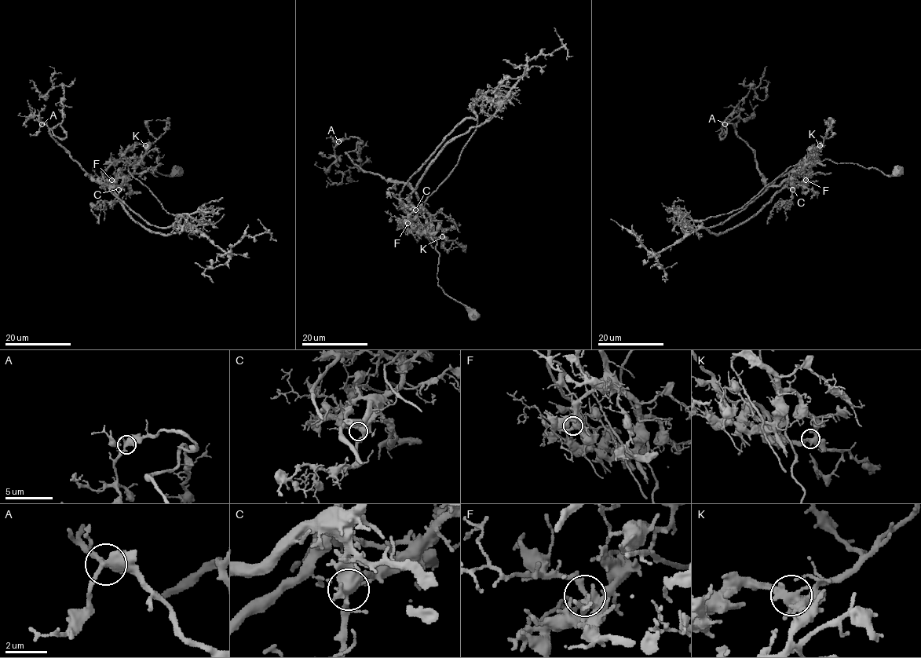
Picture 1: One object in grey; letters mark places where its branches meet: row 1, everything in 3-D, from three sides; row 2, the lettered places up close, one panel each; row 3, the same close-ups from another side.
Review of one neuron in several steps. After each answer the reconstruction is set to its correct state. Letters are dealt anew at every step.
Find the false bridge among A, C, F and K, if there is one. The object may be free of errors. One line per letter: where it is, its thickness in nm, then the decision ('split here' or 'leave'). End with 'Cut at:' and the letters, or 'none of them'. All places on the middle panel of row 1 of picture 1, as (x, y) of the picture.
A: place (338, 141); calibre 400 nm; leave
C: place (415, 210); calibre 440 nm; leave
F: place (407, 223); calibre 380 nm; leave
K: place (442, 236); calibre 420 nm; split here
Cut at: K

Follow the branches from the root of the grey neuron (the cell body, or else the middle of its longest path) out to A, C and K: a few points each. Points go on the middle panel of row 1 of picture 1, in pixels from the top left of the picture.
A: (473, 313), (437, 283), (436, 242), (416, 194), (356, 166), (346, 153), (359, 138), (338, 141)
C: (473, 313), (450, 297), (437, 283), (439, 252), (436, 242), (430, 234), (430, 216), (424, 210), (415, 210)
K: (473, 313), (450, 297), (437, 283), (439, 252), (432, 228), (435, 231), (440, 228), (441, 236)

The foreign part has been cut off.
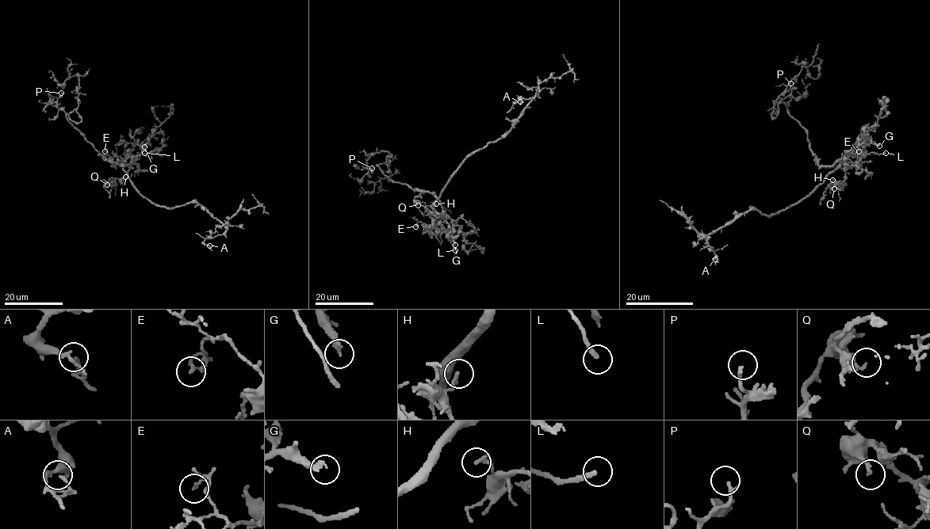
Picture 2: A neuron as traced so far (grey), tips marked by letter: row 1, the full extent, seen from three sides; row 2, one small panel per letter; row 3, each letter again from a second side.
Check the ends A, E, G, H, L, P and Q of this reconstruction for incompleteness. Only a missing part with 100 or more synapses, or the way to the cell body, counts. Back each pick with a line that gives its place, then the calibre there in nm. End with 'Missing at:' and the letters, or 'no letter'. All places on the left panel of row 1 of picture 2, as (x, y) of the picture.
G: Place: (144, 146). Thickness 200 nm
L: Place: (144, 153). Thickness 240 nm
Missing at: G, L

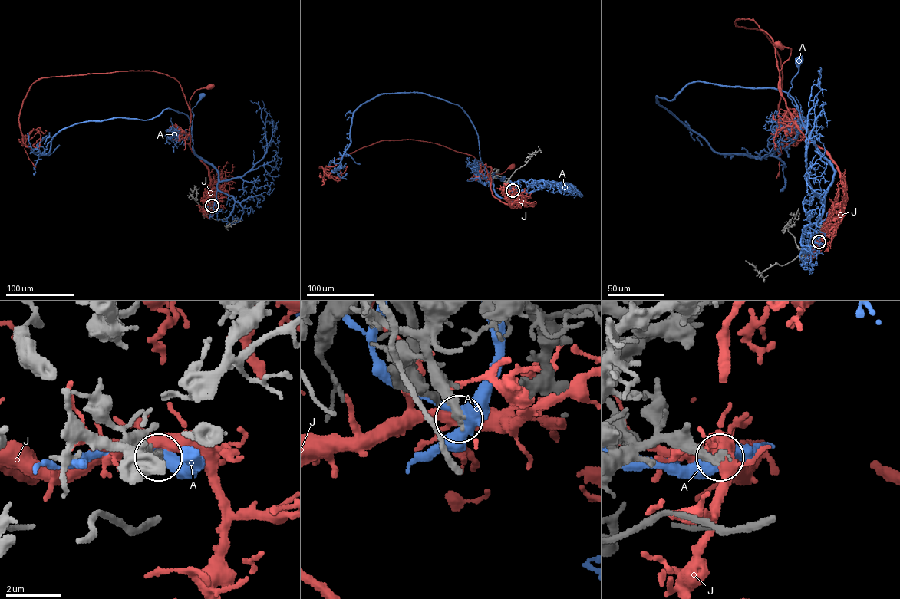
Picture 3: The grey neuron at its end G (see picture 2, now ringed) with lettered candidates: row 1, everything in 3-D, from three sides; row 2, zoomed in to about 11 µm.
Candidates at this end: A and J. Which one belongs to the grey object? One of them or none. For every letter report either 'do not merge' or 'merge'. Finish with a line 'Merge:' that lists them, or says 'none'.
A: do not merge
J: do not merge
Merge: none

